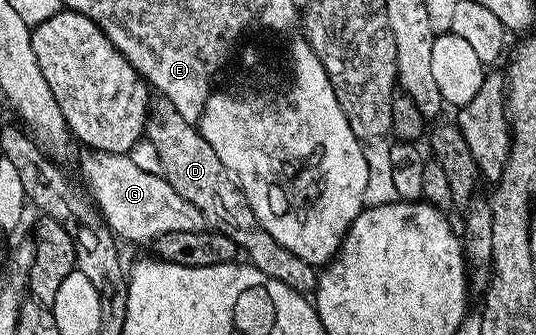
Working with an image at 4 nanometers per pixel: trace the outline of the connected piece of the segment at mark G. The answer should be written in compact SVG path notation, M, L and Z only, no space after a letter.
M85 149L80 158L80 174L88 185L91 201L99 212L105 225L109 226L117 239L128 242L148 242L161 238L166 232L194 232L205 229L206 223L202 212L190 204L190 200L182 200L174 188L159 173L151 174L142 172L134 164L134 160L128 154L111 154L101 150Z

